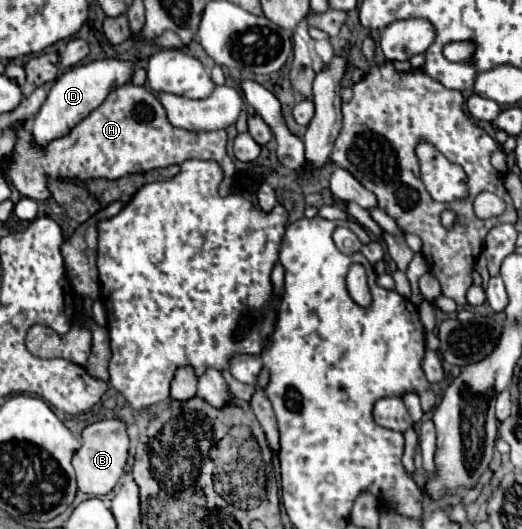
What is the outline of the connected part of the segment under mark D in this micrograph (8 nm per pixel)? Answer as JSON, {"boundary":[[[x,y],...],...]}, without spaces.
{"boundary":[[[96,60],[66,70],[52,86],[44,106],[40,108],[40,112],[32,122],[30,128],[32,142],[40,148],[46,148],[52,140],[66,136],[82,118],[86,118],[96,106],[100,106],[116,86],[130,82],[132,68],[134,66],[130,62],[122,62],[122,60]]]}

